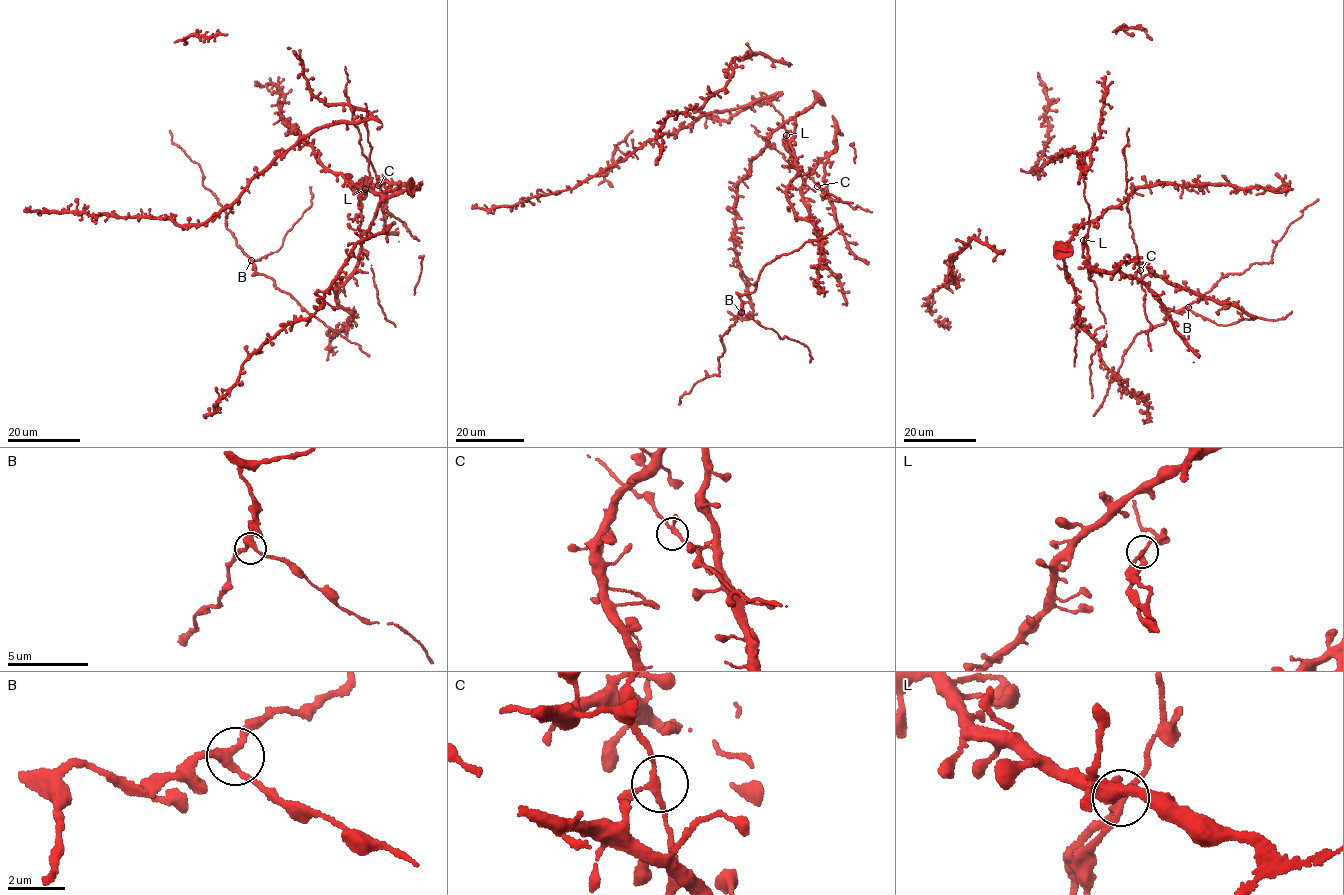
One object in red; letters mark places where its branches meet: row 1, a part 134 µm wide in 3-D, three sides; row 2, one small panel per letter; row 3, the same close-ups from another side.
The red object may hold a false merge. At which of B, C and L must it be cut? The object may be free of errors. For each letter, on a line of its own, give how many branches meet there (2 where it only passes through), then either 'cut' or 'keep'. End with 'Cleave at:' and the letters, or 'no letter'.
B: 3 | keep
C: 3 | keep
L: 3 | cut
Cleave at: L

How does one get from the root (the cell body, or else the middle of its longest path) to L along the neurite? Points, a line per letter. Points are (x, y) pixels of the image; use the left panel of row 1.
L: (372, 221), (381, 196), (363, 188), (367, 186), (365, 189)

